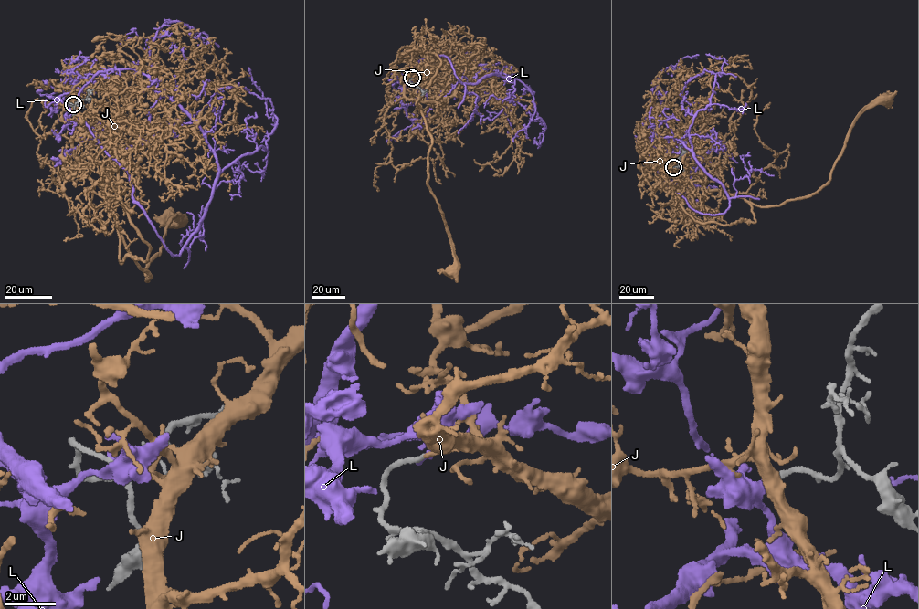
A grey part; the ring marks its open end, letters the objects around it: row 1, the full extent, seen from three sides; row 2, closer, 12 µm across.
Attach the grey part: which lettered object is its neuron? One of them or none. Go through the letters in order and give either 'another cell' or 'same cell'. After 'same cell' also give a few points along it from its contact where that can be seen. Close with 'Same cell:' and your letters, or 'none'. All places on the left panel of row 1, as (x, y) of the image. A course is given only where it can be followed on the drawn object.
J: same cell | via (73, 104), (78, 165), (100, 188), (148, 281), (147, 261), (160, 252), (167, 222), (175, 222)
L: another cell
Same cell: J

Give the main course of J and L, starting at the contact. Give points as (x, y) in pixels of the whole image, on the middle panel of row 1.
J: (412, 78), (406, 78), (404, 96), (415, 99), (430, 137), (427, 183), (444, 219), (454, 258), (451, 272)
L: (412, 78), (406, 72), (416, 62), (492, 66), (528, 88), (545, 128), (513, 99), (482, 120)

